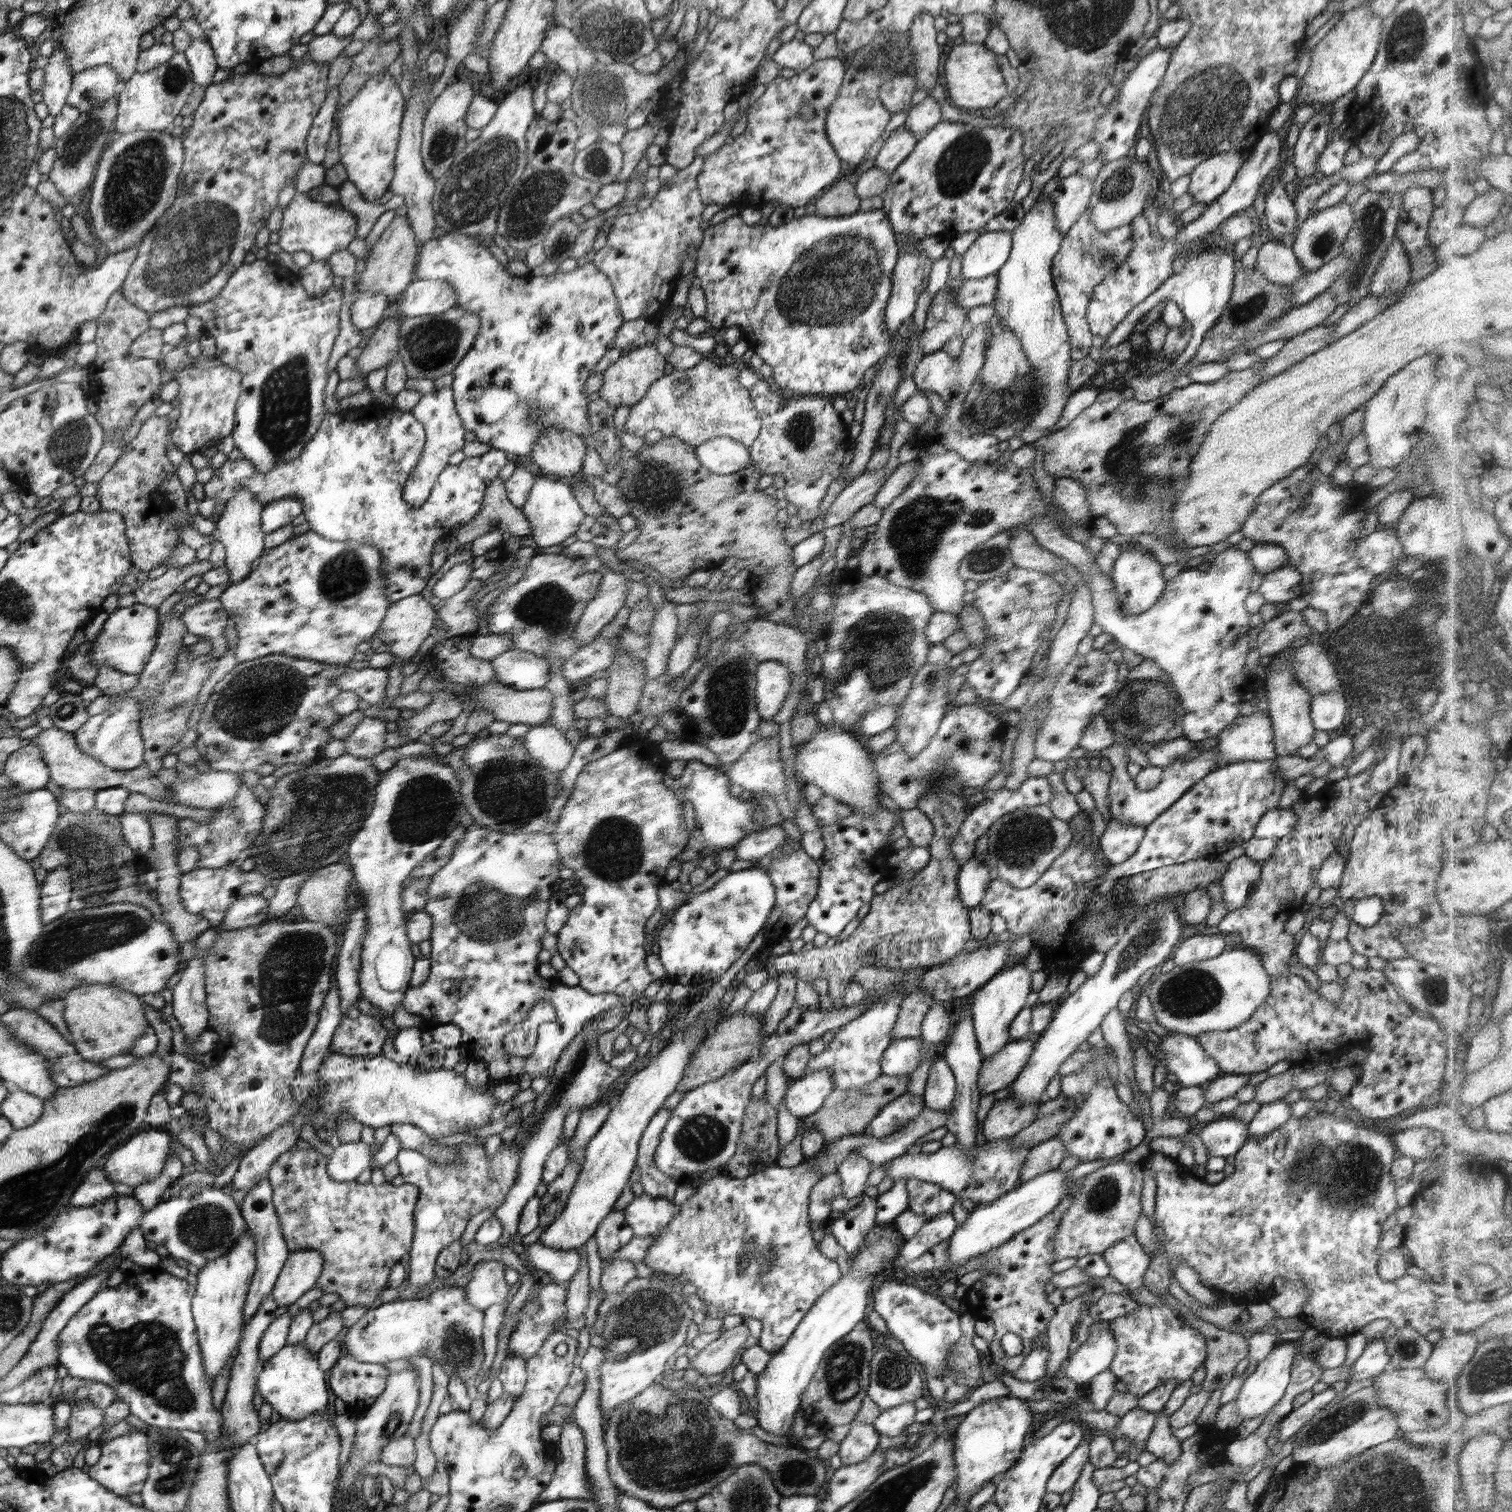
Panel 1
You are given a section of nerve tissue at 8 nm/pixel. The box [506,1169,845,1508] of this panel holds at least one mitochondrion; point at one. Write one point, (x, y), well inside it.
(642, 1441)

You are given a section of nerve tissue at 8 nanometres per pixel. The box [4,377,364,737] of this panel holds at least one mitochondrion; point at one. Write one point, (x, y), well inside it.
(67, 446)

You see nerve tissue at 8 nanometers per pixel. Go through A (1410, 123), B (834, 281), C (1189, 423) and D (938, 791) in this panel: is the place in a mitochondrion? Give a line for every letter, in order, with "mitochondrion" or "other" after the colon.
A: other
B: mitochondrion
C: mitochondrion
D: mitochondrion

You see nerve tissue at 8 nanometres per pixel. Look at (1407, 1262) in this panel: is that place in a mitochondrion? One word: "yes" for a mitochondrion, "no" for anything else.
no

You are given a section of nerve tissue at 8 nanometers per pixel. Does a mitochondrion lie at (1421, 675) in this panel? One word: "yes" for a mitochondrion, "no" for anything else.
yes

